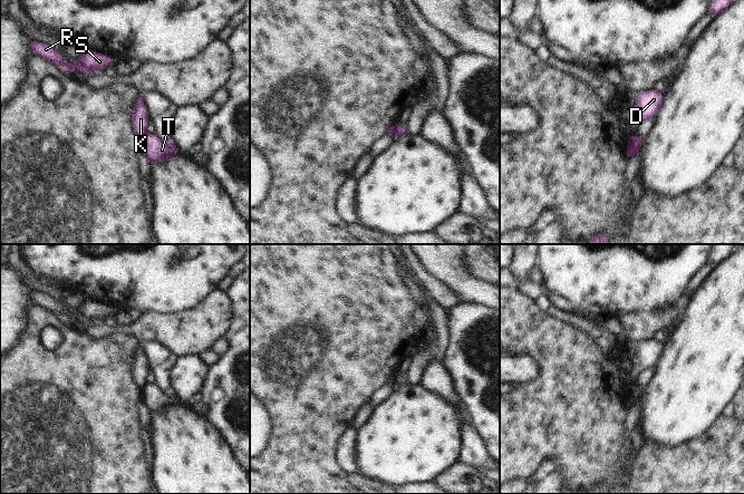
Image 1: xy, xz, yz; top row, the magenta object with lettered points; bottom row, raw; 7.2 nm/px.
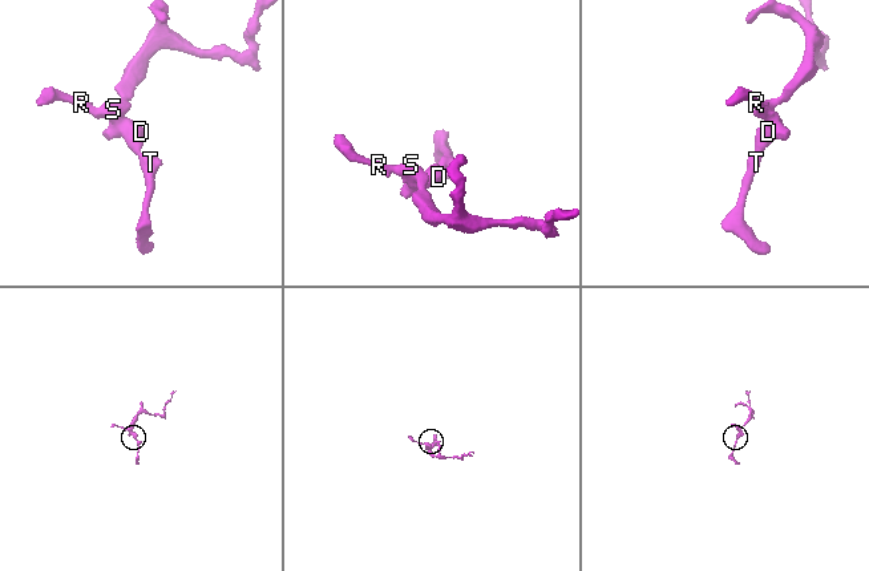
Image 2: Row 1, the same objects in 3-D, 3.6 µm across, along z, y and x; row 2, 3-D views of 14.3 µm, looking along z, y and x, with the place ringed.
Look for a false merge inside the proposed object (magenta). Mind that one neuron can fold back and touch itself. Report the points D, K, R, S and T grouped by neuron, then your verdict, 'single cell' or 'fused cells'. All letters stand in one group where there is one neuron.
D K R S / T | fused cells

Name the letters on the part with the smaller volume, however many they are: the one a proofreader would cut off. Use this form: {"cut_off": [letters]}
{"cut_off": ["T"]}

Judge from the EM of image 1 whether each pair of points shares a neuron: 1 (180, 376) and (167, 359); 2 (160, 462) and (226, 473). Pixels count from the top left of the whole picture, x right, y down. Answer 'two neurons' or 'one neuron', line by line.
1: two neurons
2: one neuron

